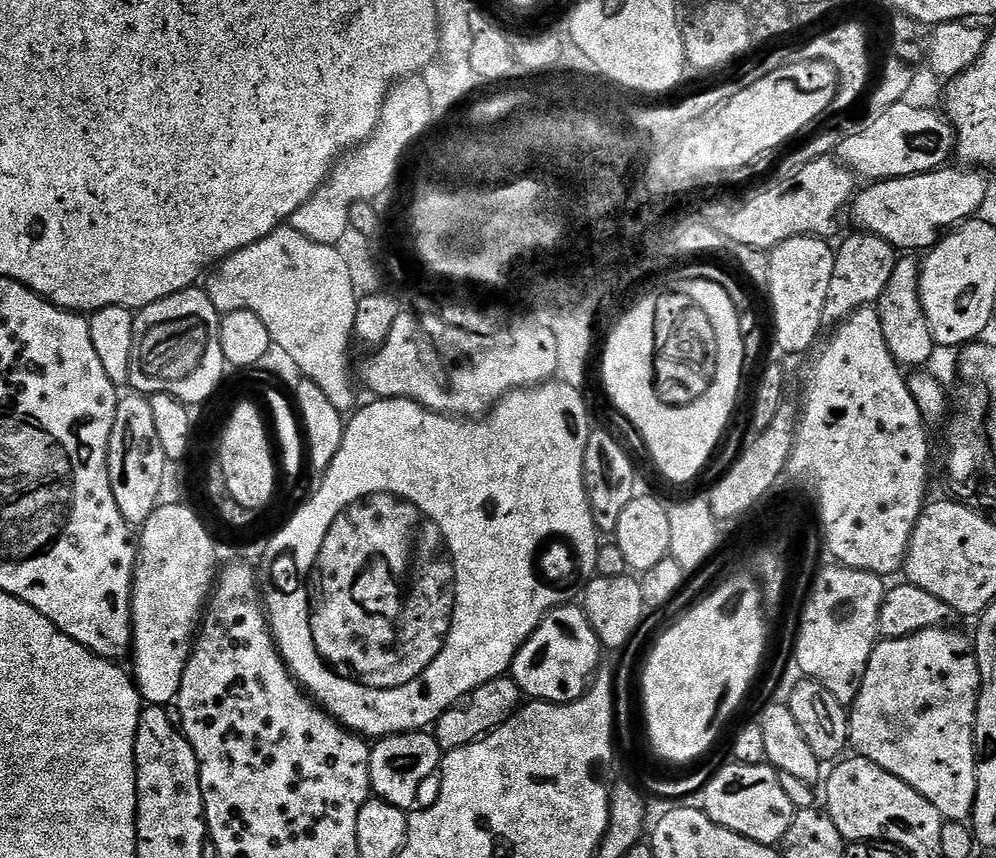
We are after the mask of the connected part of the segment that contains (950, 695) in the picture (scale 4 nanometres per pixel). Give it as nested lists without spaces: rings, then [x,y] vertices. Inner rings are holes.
[[[941,626],[939,628],[927,628],[921,632],[916,632],[912,636],[902,638],[881,639],[876,645],[876,649],[870,654],[870,662],[866,666],[866,674],[862,678],[862,686],[858,690],[856,700],[850,706],[848,717],[848,739],[851,747],[859,755],[866,757],[870,762],[882,766],[890,774],[902,778],[922,798],[926,798],[930,803],[944,815],[945,821],[963,820],[967,821],[972,815],[974,798],[976,797],[976,703],[980,697],[980,671],[976,661],[974,644],[960,632],[955,632],[952,626]]]

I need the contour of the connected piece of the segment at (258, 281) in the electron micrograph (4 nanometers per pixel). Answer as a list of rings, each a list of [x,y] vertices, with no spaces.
[[[281,226],[266,238],[224,257],[207,280],[206,291],[217,312],[250,310],[262,318],[273,344],[282,346],[298,362],[298,370],[330,398],[334,410],[348,414],[357,407],[348,373],[348,343],[354,340],[357,300],[349,267],[336,246],[310,242],[298,230]]]

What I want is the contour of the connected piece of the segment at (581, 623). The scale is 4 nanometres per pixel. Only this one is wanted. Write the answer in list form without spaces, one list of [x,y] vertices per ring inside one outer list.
[[[557,606],[512,659],[510,675],[525,697],[545,704],[569,704],[584,695],[601,667],[602,645],[580,606]]]

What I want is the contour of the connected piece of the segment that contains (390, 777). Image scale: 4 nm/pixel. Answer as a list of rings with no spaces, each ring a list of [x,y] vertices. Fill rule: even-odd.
[[[431,731],[399,732],[393,736],[377,739],[371,745],[369,774],[371,795],[378,800],[390,802],[405,810],[417,807],[416,799],[428,779],[437,775],[442,759],[440,743]],[[416,804],[416,805],[415,805]]]

